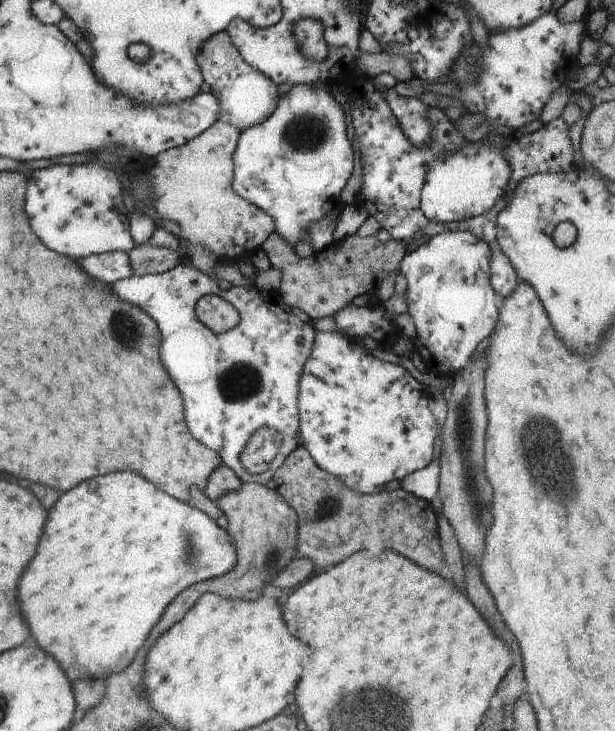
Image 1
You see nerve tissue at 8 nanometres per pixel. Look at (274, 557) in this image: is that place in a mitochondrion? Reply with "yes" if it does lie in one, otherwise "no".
yes

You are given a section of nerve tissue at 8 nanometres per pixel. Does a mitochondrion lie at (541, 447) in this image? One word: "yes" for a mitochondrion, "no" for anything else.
yes

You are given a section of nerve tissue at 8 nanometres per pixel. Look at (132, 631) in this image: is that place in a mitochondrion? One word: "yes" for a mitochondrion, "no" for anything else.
no

